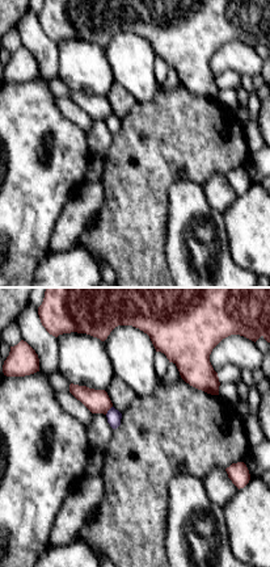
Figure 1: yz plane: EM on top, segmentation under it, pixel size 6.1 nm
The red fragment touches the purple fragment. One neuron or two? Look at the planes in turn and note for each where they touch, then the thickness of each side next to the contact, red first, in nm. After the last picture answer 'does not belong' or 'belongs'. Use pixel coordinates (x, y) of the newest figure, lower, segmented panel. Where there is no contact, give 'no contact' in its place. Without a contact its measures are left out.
meets red at (109, 408); 140 nm thick on the red side, 90 nm on the other

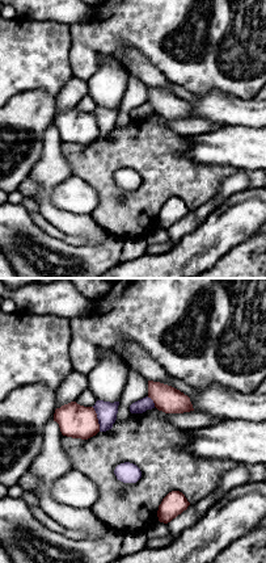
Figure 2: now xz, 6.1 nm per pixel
meets red at (97, 419); 200 nm thick on the red side, 130 nm on the other

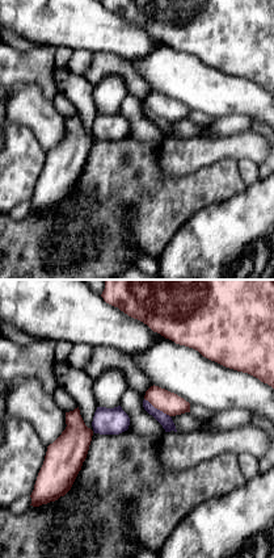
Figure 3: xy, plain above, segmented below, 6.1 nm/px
meets red at (157, 408); 140 nm thick on the red side, 80 nm on the other

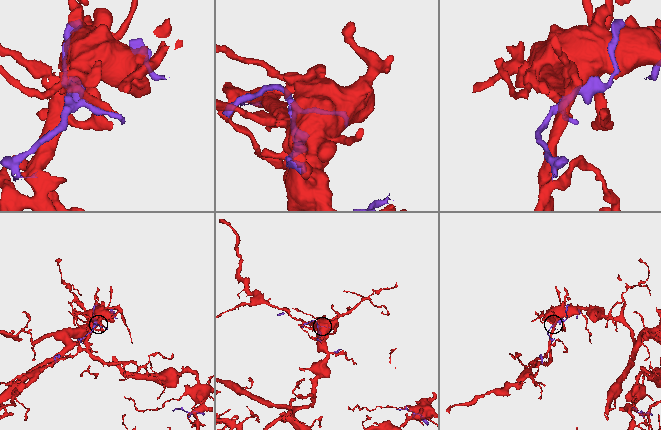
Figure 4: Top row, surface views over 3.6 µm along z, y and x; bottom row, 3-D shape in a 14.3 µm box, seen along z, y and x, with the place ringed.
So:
belongs

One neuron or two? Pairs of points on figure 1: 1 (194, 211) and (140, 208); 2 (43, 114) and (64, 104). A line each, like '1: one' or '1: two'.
1: two
2: two

